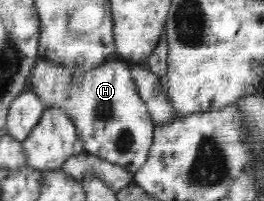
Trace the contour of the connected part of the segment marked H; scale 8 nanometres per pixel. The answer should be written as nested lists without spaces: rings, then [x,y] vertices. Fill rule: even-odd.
[[[39,59],[31,73],[31,91],[35,92],[46,107],[59,107],[76,124],[78,140],[85,152],[118,164],[130,173],[136,173],[148,158],[154,139],[153,120],[145,101],[139,96],[130,73],[131,65],[125,61],[105,62],[86,71],[73,71],[53,61]]]

